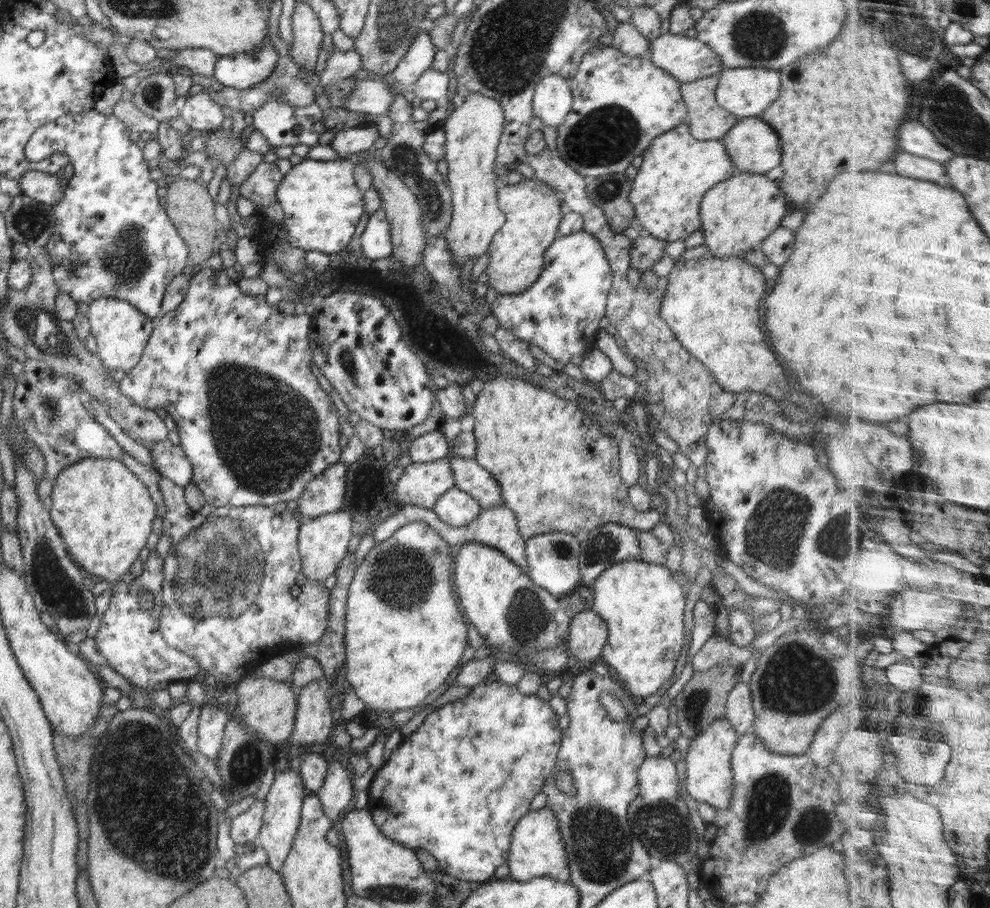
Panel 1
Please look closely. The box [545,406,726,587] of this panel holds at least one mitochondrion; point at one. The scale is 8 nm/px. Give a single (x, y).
(603, 546)

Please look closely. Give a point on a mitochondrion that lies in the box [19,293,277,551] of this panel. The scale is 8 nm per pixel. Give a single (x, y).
(48, 409)

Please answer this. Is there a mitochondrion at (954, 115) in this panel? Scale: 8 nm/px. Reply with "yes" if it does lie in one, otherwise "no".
yes

